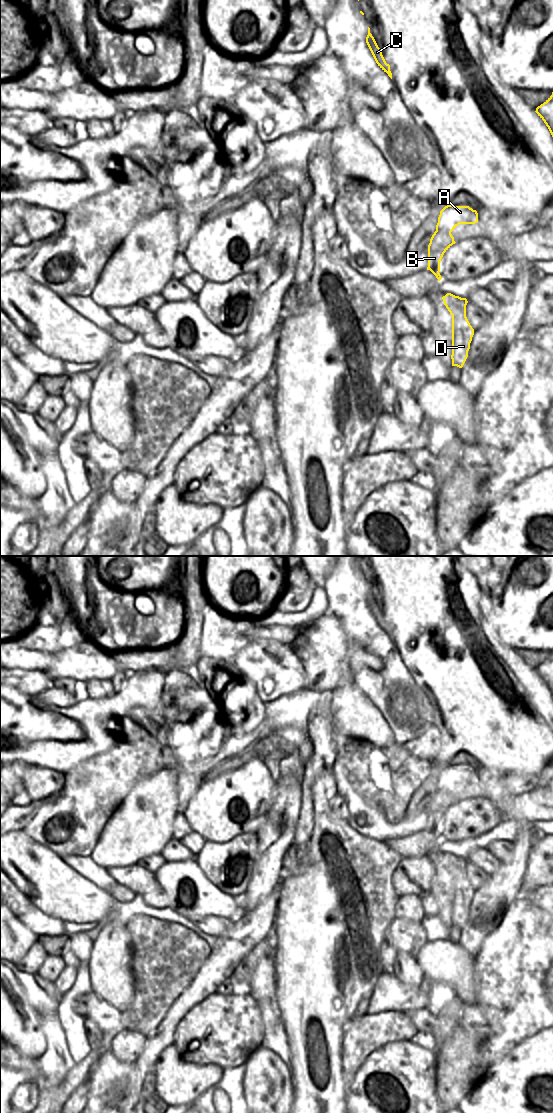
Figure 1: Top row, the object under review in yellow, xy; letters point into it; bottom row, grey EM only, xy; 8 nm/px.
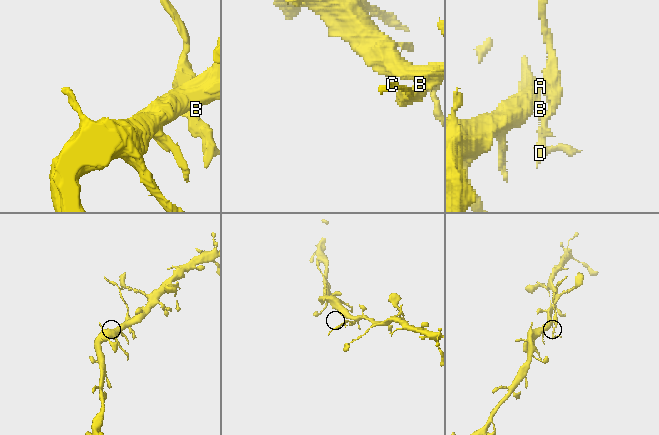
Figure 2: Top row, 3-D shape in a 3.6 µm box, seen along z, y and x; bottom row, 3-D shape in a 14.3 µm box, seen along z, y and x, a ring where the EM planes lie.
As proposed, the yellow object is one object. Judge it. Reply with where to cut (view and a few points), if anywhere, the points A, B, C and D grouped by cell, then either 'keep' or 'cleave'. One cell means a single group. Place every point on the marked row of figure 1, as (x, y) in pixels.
cut in xy along (430, 270), (438, 273); A B / C D; cleave

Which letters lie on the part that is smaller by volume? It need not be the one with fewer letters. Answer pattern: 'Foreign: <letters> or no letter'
Foreign: C, D

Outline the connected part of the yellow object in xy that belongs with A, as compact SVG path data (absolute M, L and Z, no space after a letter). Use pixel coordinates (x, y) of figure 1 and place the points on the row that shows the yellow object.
M445 206L438 217L436 231L428 245L427 270L440 272L440 261L444 253L456 242L451 232L459 224L475 224L478 222L478 213L469 206Z

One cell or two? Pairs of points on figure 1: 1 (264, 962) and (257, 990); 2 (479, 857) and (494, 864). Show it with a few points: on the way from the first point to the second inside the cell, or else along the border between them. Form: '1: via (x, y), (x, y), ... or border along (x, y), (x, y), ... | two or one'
1: via (264, 969), (262, 983) | one
2: via (483, 859), (490, 864) | one

